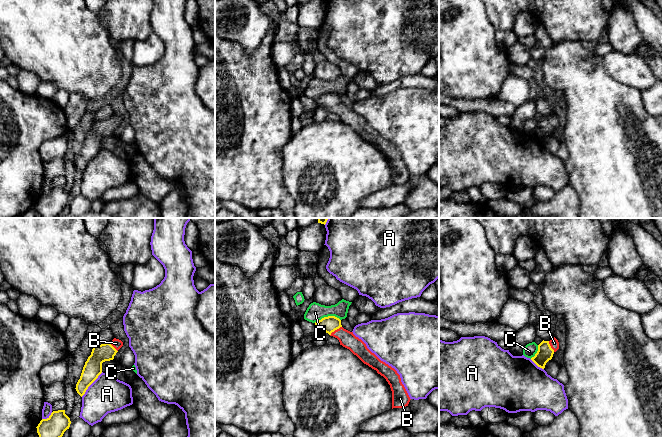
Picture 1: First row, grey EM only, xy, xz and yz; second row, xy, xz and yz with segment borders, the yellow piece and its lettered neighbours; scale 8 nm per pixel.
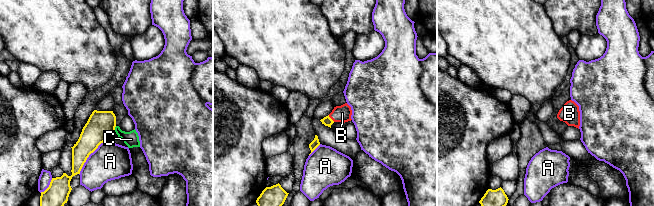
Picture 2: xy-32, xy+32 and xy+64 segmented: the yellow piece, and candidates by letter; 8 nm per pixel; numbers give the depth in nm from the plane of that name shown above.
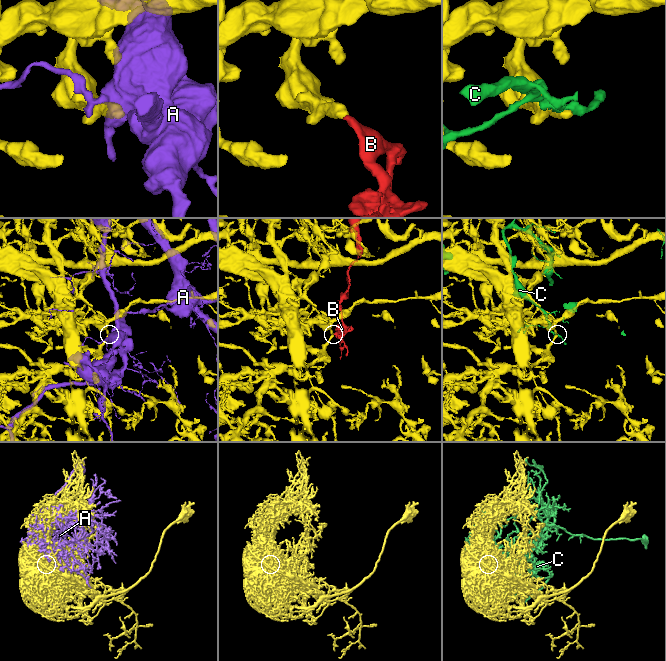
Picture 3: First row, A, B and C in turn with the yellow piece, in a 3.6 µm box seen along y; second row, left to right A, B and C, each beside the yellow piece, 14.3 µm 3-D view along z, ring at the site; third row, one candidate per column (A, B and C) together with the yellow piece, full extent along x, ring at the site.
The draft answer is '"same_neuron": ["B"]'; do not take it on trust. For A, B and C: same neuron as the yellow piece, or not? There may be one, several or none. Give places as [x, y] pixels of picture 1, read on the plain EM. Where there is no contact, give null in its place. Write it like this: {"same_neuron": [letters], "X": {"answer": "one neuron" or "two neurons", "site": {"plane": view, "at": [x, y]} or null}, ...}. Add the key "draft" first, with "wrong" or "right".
{"draft": "right", "same_neuron": ["B"], "A": {"answer": "two neurons", "site": {"plane": "xy", "at": [91, 159]}}, "B": {"answer": "one neuron", "site": {"plane": "xz", "at": [335, 105]}}, "C": {"answer": "two neurons", "site": {"plane": "xz", "at": [328, 92]}}}

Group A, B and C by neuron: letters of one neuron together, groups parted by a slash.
A / B / C

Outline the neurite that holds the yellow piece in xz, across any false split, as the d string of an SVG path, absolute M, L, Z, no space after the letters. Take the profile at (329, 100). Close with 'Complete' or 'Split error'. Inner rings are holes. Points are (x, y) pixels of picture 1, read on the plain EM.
M335 92L324 93L315 98L315 101L318 107L324 107L330 112L337 114L340 121L349 125L364 140L376 146L378 150L386 155L392 167L392 185L408 182L411 175L397 147L381 137L353 108L344 105L339 94Z. Split error

